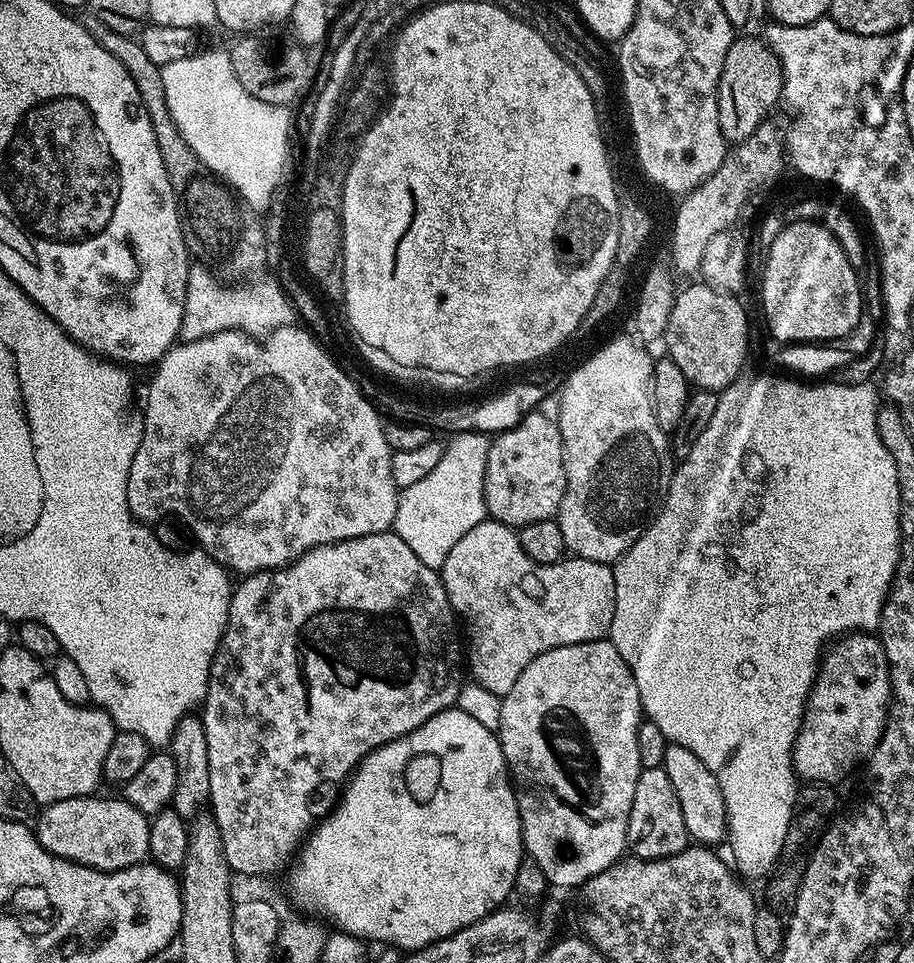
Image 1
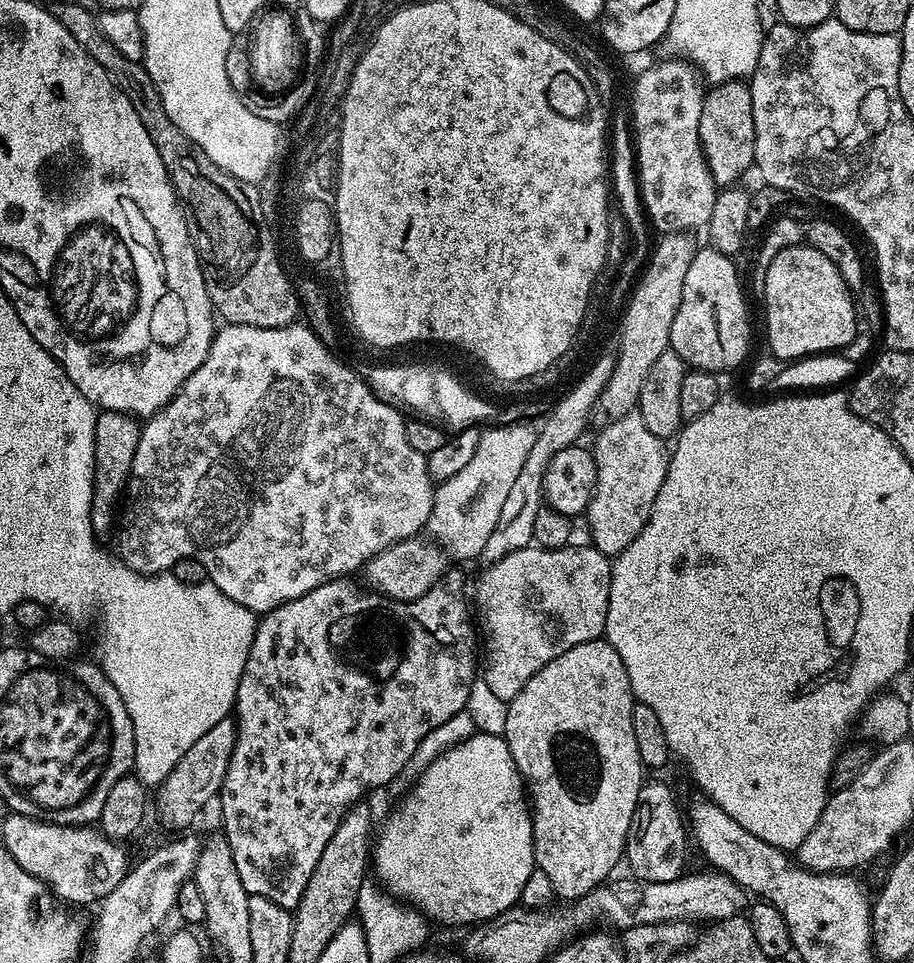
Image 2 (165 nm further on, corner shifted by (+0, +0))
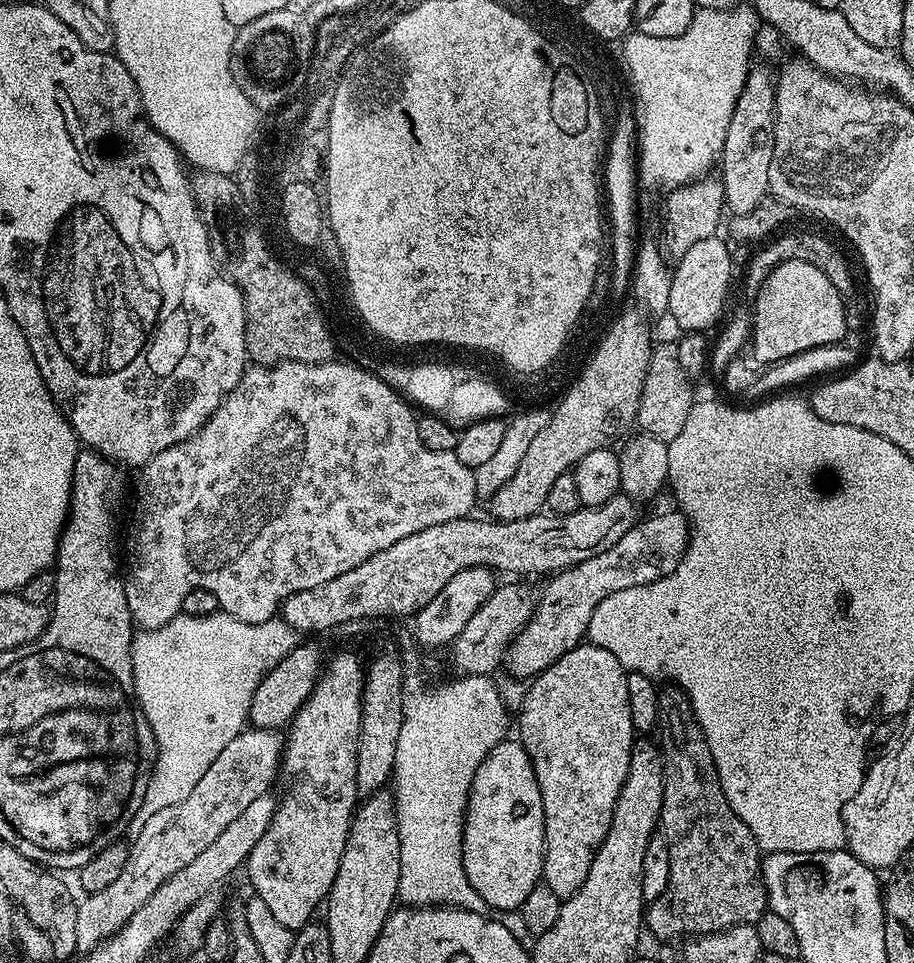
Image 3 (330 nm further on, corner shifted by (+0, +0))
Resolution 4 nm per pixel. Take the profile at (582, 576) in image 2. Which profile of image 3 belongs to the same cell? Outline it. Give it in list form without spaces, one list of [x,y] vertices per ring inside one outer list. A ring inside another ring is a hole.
[[[679,510],[660,512],[649,520],[641,519],[610,550],[562,572],[549,575],[544,593],[538,596],[528,625],[513,636],[506,653],[506,668],[516,676],[535,678],[581,643],[588,635],[590,620],[602,598],[635,584],[649,584],[668,576],[688,549],[688,519]]]

